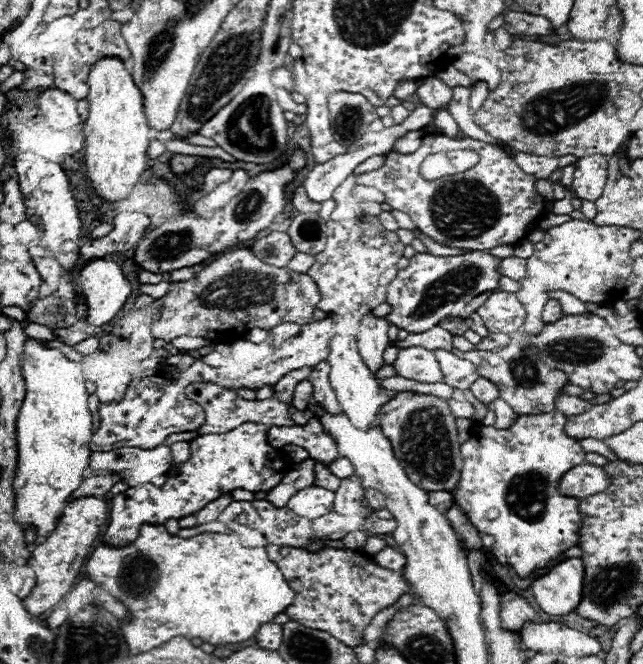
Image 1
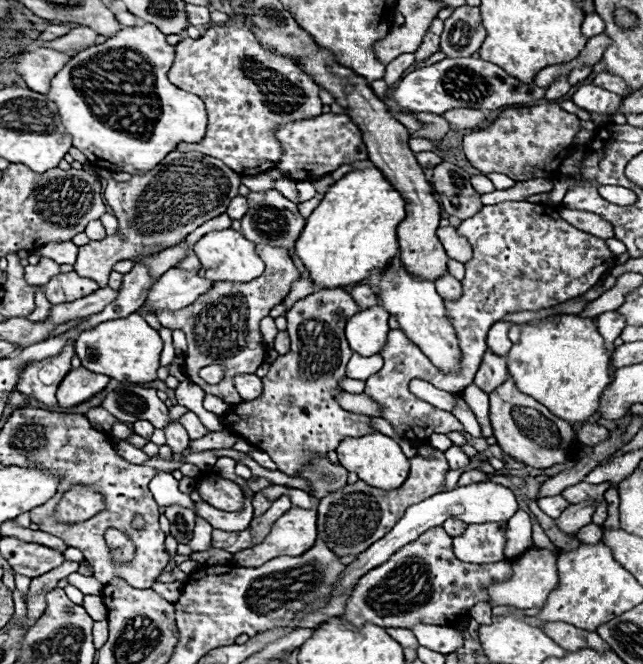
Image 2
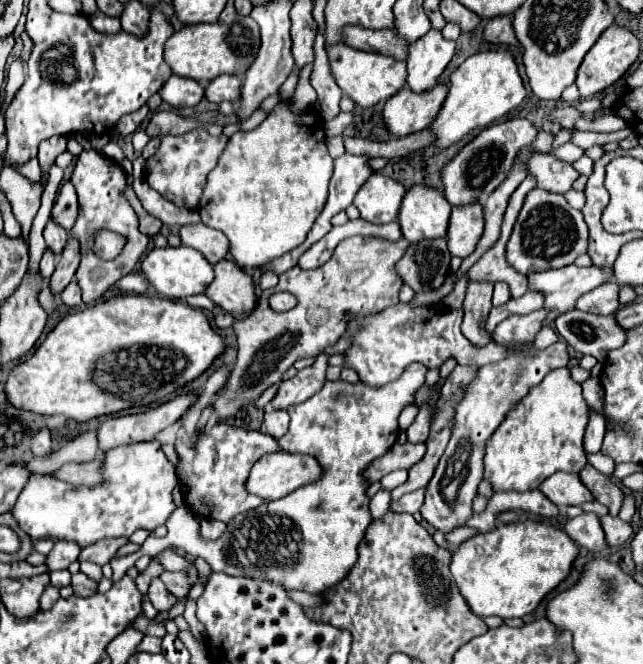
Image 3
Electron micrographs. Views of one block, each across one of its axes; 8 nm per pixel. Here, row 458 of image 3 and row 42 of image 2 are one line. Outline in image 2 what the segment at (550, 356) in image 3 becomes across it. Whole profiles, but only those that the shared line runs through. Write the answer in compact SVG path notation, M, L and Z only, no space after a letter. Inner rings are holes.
M460 6L444 20L440 52L446 56L472 56L480 50L486 30L480 24L480 12L474 6Z

